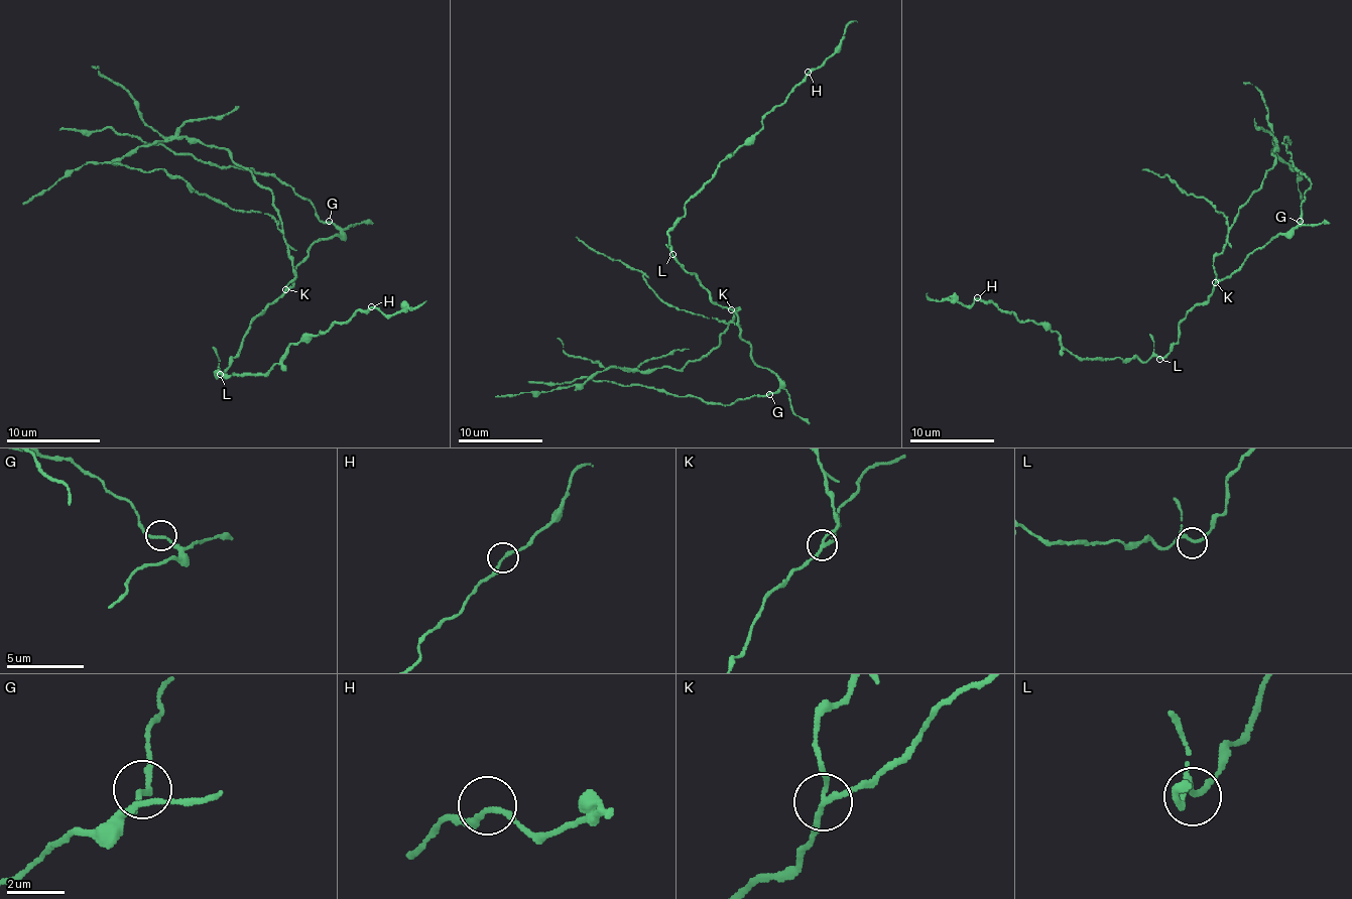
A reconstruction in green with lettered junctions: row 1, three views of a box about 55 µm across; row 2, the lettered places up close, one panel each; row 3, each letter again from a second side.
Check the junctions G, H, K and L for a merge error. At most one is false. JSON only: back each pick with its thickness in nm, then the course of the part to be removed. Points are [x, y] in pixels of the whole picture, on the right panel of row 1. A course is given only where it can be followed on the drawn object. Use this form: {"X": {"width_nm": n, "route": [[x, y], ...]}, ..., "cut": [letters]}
{"K": {"width_nm": 160, "route": [[1215, 282], [1212, 259], [1233, 217], [1273, 166], [1278, 147], [1271, 151], [1297, 170], [1302, 207]]}, "cut": ["K"]}

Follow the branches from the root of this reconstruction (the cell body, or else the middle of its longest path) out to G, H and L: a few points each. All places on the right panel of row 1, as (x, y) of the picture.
G: (1208, 297), (1212, 287), (1227, 278), (1250, 253), (1261, 249), (1271, 238), (1291, 232), (1300, 221)
H: (1208, 297), (1187, 312), (1173, 348), (1146, 361), (1079, 359), (1060, 344), (1056, 332), (1019, 320), (977, 297)
L: (1208, 297), (1204, 303), (1196, 303), (1187, 312), (1179, 325), (1179, 340), (1159, 359)

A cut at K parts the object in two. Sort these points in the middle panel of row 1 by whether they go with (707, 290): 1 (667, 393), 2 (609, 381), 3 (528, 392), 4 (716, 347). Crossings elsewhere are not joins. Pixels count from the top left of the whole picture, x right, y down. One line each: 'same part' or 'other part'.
1: same part
2: same part
3: other part
4: other part

